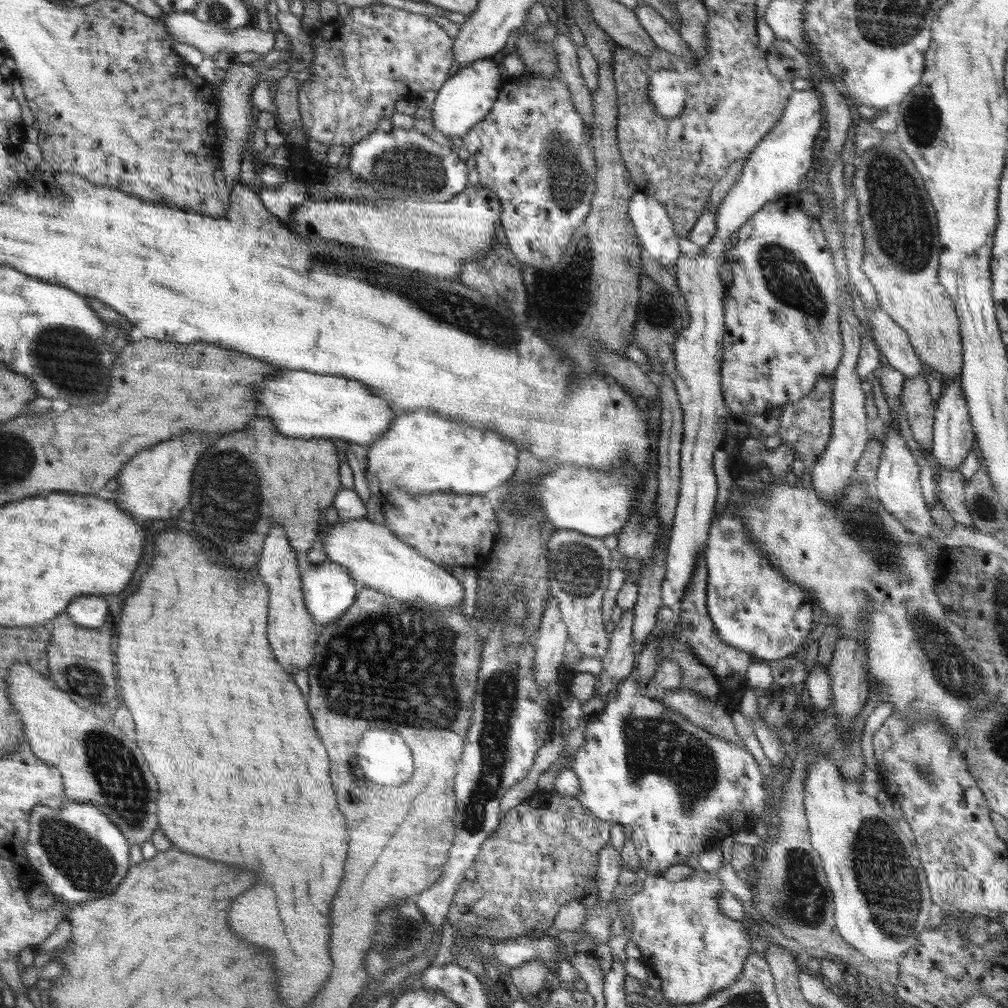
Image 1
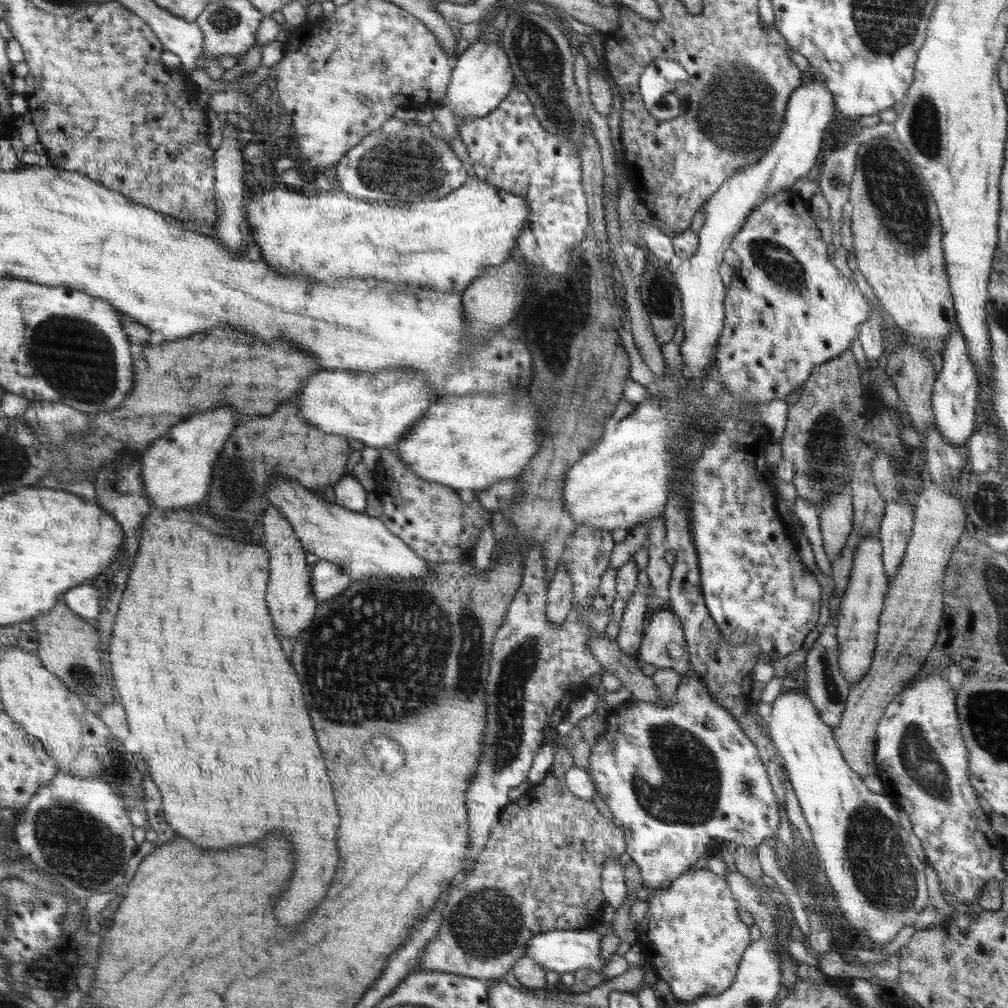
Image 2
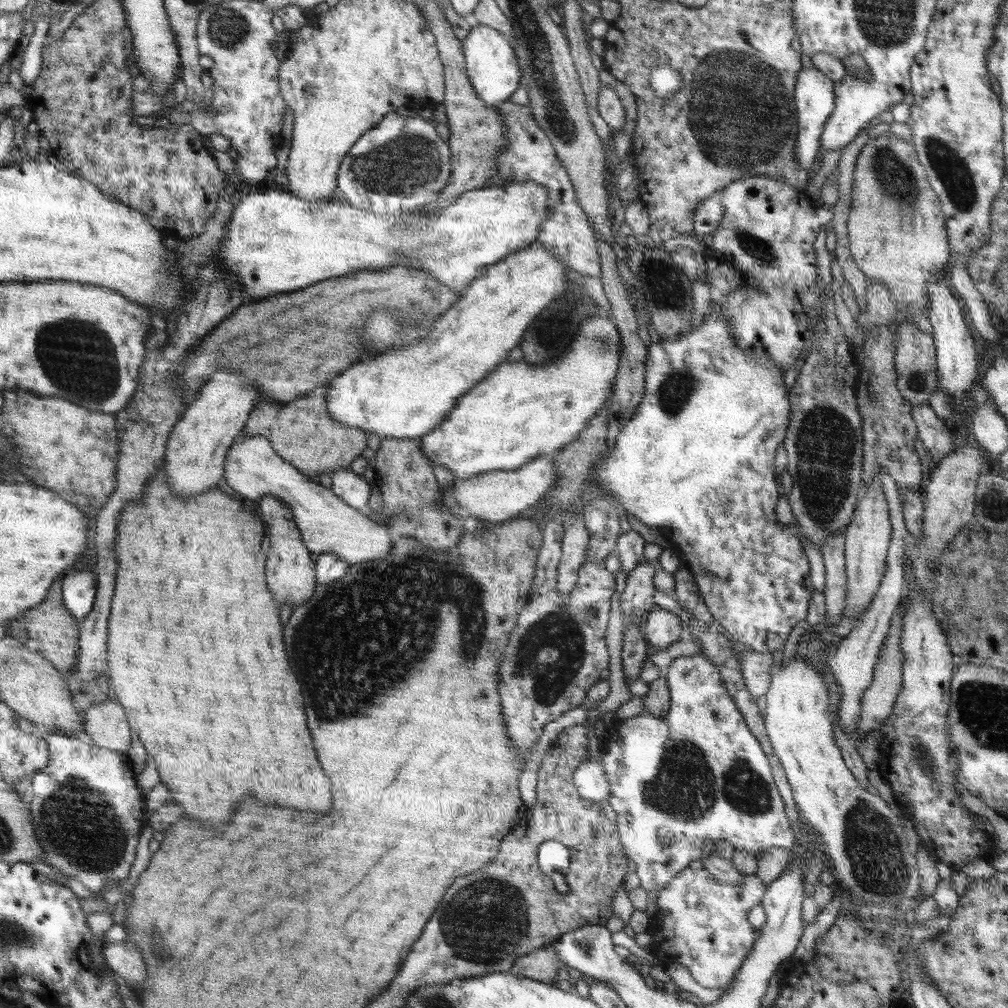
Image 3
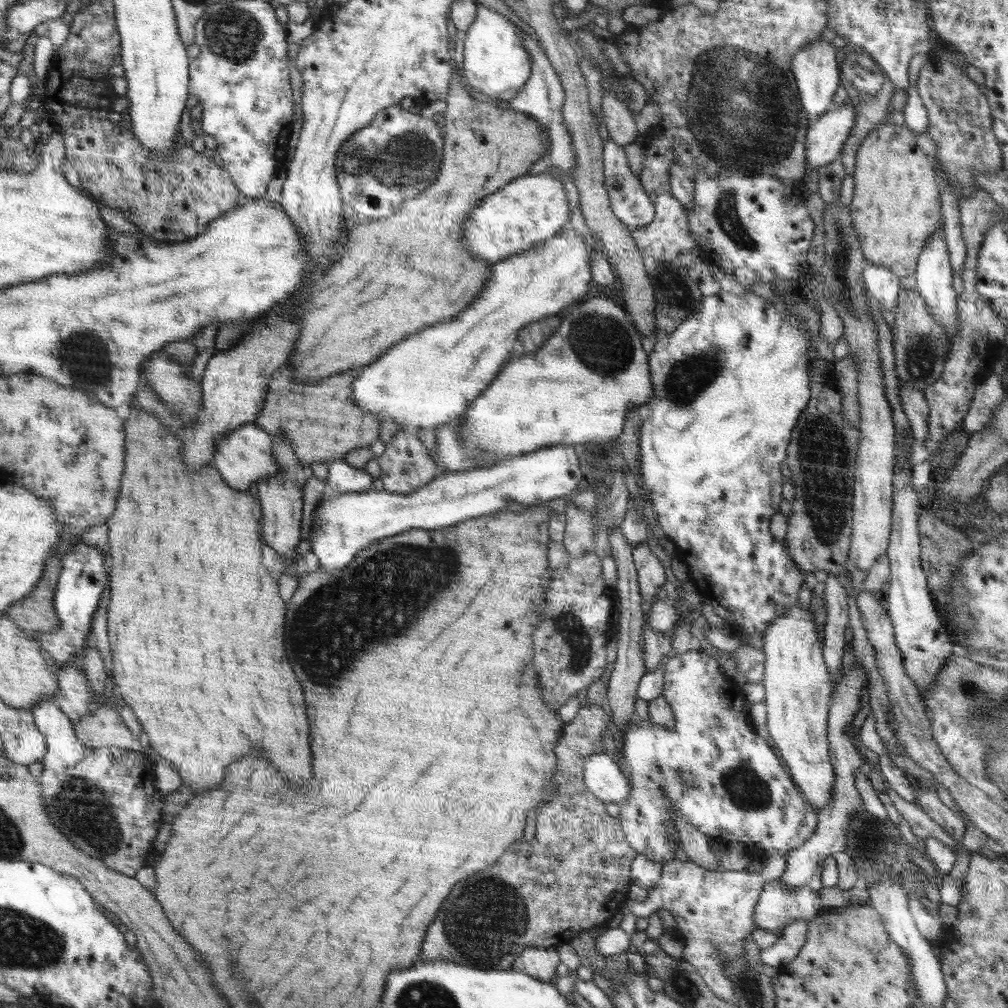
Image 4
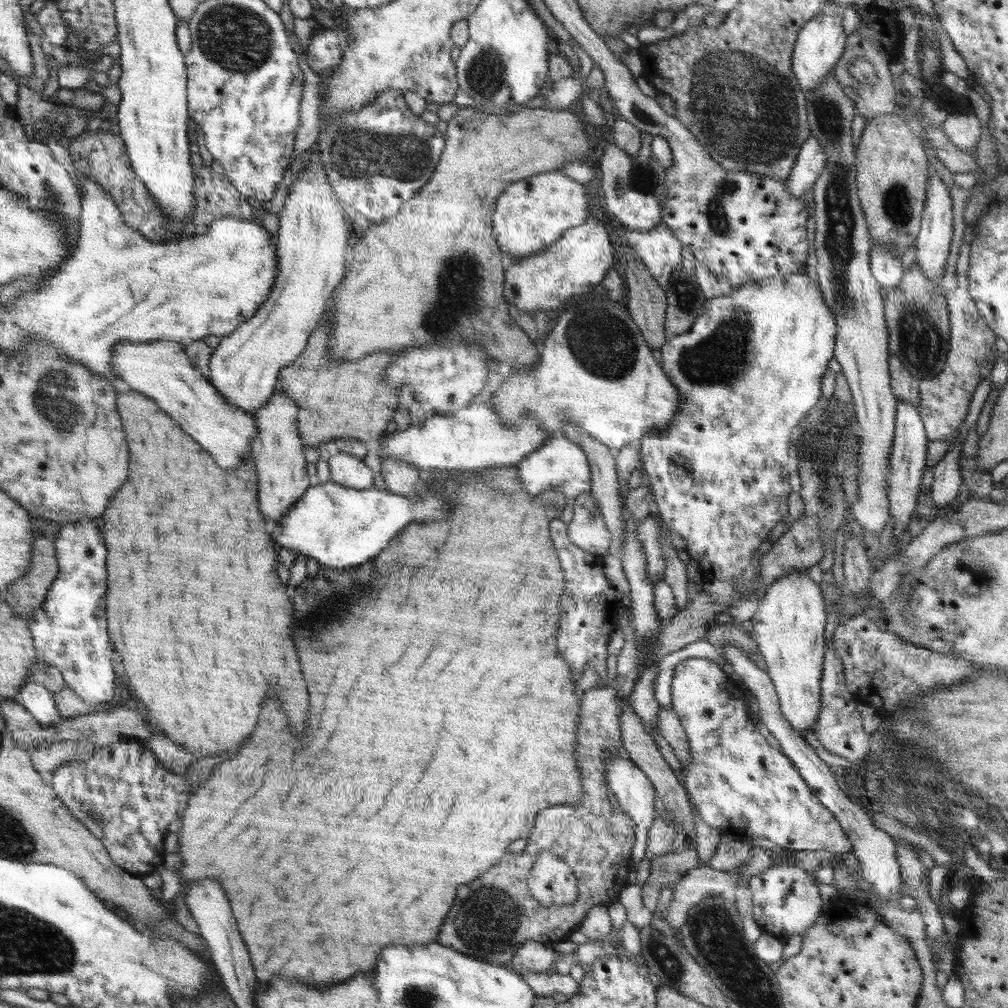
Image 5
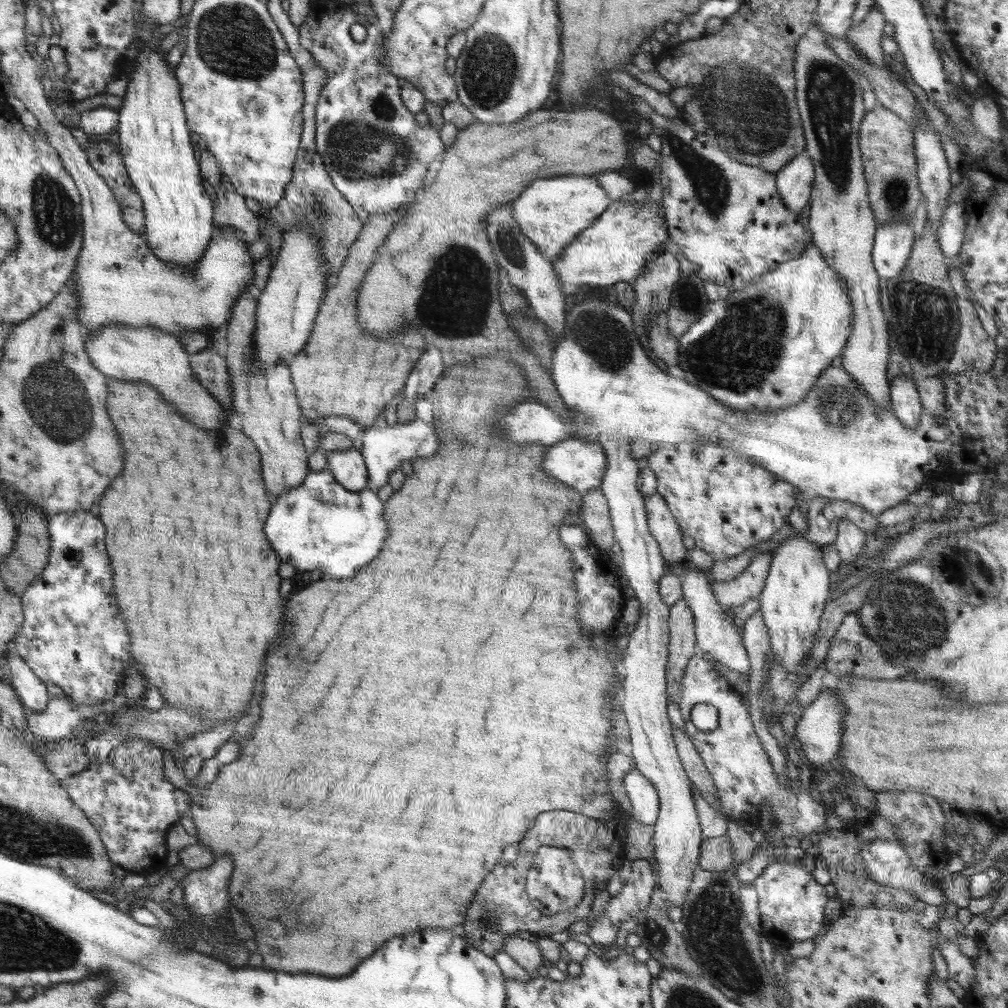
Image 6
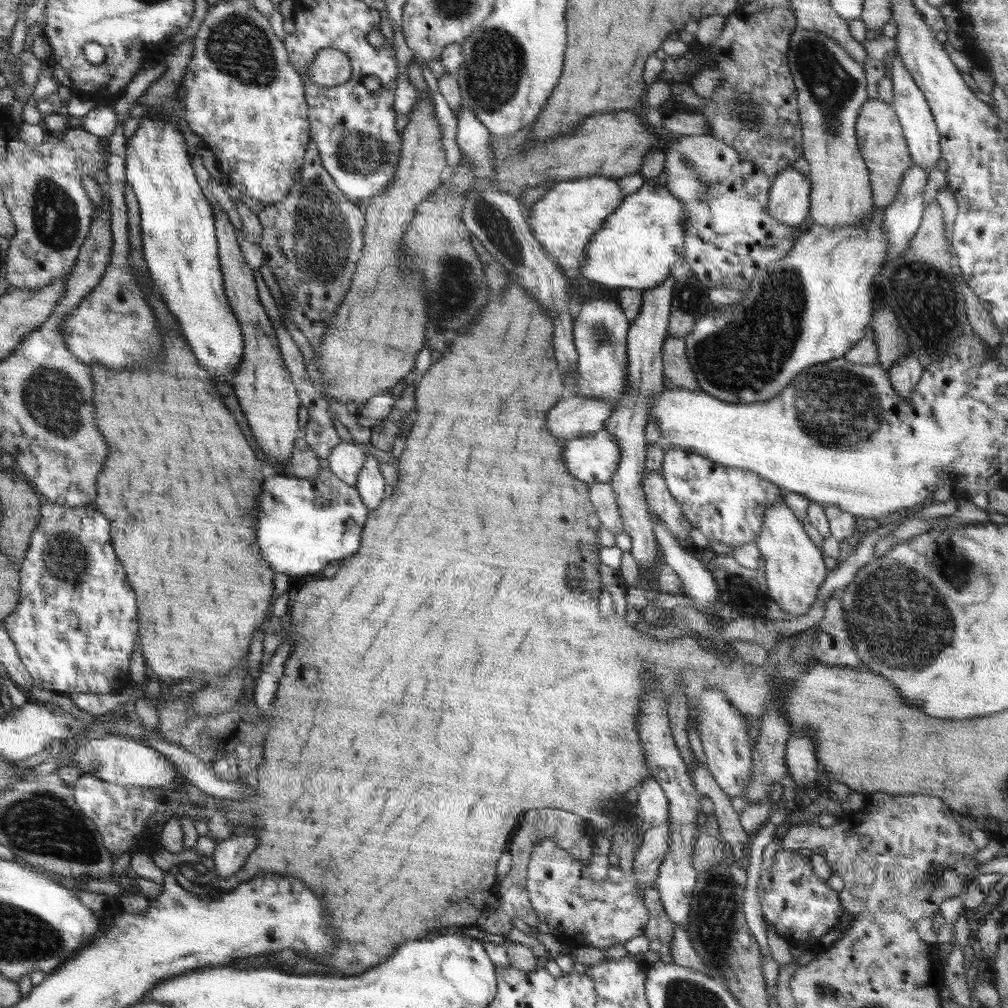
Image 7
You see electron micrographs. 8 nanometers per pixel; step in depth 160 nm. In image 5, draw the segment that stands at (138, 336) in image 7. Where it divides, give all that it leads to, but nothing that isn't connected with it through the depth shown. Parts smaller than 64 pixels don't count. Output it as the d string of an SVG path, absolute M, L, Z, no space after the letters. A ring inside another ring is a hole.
M154 340L145 344L118 344L113 348L112 365L113 373L125 385L125 389L156 398L158 404L162 404L166 412L172 412L174 420L178 420L178 424L182 424L182 428L186 428L186 432L190 432L190 436L202 444L202 448L214 452L214 460L218 460L222 468L234 468L240 460L250 457L253 438L257 435L256 418L238 405L228 402L211 381L202 376L200 369L190 364L180 343Z

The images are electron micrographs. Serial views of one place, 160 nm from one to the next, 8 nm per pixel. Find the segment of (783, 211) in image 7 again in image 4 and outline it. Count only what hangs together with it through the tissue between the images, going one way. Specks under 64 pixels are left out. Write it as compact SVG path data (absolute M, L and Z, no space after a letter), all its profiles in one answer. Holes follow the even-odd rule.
M850 100L846 104L832 107L816 124L808 128L805 140L806 164L810 170L826 166L838 157L852 128L856 109Z

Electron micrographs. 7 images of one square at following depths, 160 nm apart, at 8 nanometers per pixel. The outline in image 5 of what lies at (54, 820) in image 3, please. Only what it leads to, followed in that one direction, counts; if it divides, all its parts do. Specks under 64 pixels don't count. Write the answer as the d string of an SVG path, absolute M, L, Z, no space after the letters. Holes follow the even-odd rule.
M38 677L28 679L12 700L31 712L33 718L45 727L54 726L62 720L53 699L53 692L46 689ZM118 741L114 744L97 749L92 758L87 760L71 760L57 768L50 784L57 796L62 800L67 810L82 822L95 837L102 840L109 855L122 869L132 872L135 877L143 878L151 874L150 860L154 858L154 870L164 862L164 836L168 824L183 816L189 799L195 788L189 787L187 778L183 774L170 772L164 767L156 752L146 746L145 741Z

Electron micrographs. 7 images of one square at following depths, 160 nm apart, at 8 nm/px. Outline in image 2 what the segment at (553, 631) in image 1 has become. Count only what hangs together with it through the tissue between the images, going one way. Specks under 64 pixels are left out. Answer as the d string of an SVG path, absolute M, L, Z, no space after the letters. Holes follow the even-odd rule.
M558 564L556 574L548 588L546 618L552 624L559 625L572 611L573 601L572 580L563 564Z

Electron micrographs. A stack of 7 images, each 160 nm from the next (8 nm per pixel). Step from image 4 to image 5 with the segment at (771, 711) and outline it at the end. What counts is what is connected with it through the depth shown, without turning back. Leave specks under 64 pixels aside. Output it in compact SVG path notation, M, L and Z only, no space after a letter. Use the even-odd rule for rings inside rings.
M808 573L784 574L768 587L761 598L758 610L750 622L753 624L753 638L758 643L760 654L766 663L766 674L774 686L780 701L780 710L784 718L799 732L803 739L812 740L813 724L818 718L825 657L824 626L827 623L826 606L819 584L810 580Z

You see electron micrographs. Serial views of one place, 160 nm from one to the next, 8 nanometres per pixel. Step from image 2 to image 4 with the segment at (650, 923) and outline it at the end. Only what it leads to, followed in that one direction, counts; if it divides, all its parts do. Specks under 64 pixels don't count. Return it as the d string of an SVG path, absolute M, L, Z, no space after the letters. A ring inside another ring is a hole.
M778 851L769 852L767 862L760 873L748 873L747 871L709 871L690 860L680 862L671 860L662 869L660 880L652 888L648 888L648 898L644 902L635 899L627 899L624 902L627 910L634 916L648 917L658 909L669 910L678 924L679 932L676 932L678 940L684 944L683 957L698 971L704 979L706 986L716 995L728 1002L732 998L733 990L731 982L723 973L723 962L726 959L735 959L745 956L744 941L751 932L757 928L753 921L755 904L764 885L767 882L780 878L787 865L787 855Z

